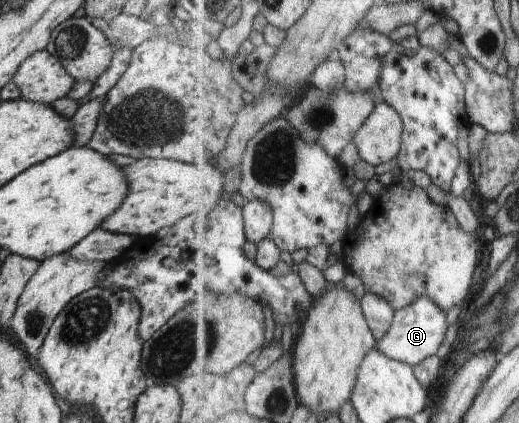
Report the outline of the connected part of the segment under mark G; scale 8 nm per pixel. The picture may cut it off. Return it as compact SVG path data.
M426 295L414 301L414 304L398 310L392 331L386 335L386 339L382 339L378 346L392 359L400 359L416 366L429 357L435 356L436 353L440 353L446 341L448 329L450 329L448 311L434 297Z

